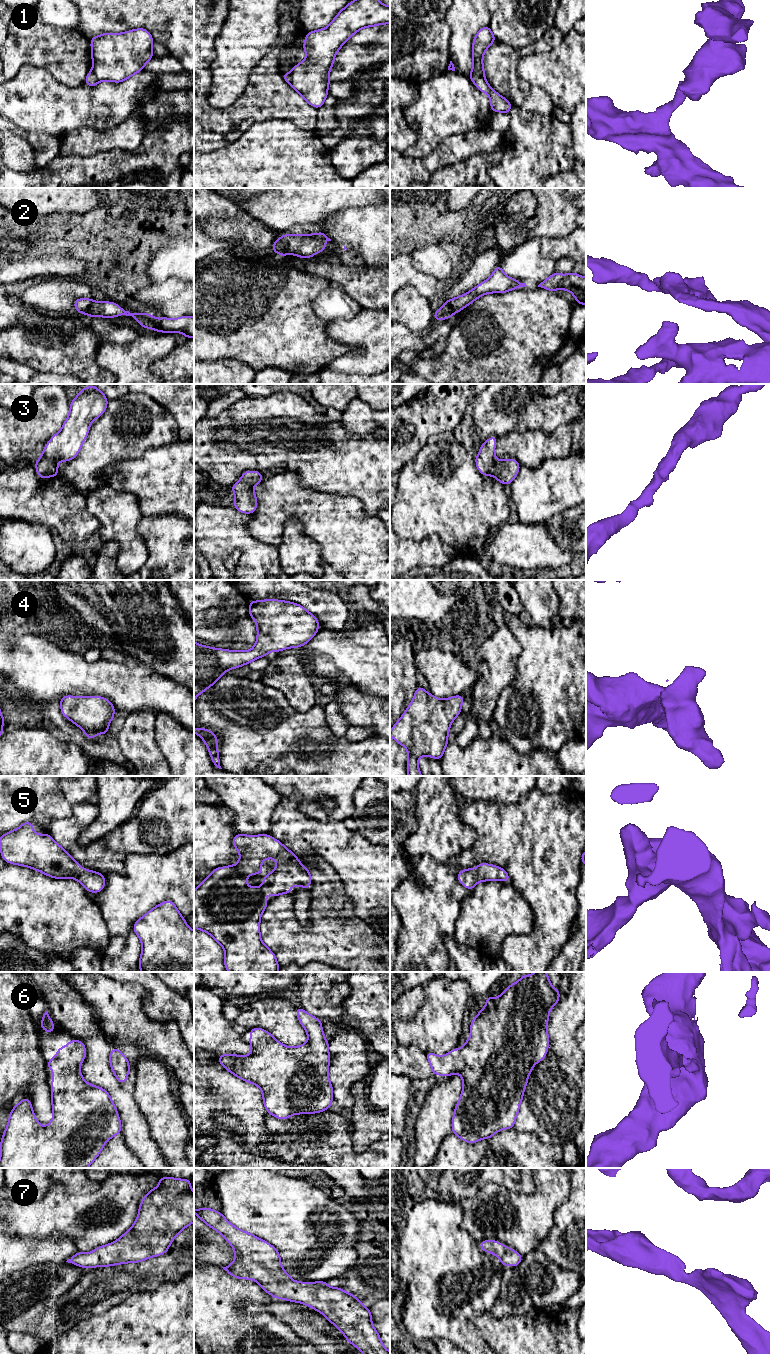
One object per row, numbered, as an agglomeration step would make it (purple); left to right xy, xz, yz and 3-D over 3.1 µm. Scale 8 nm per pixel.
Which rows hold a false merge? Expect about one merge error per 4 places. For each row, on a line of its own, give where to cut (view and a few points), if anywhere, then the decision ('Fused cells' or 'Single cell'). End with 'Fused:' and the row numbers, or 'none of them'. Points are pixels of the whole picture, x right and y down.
1: Split along yz (470, 77), (482, 76), (484, 78). Fused cells
2: No split. Single cell
3: No split. Single cell
4: No split. Single cell
5: No split. Single cell
6: No split. Single cell
7: No split. Single cell
Fused: 1

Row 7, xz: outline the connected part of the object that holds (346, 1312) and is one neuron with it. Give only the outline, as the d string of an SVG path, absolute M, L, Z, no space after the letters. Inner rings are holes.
M194 1208L194 1213L206 1225L222 1235L234 1249L234 1262L222 1267L229 1275L238 1279L254 1280L274 1298L302 1303L322 1313L362 1354L390 1354L390 1351L383 1346L379 1333L373 1327L370 1309L365 1307L355 1295L345 1292L340 1287L329 1287L326 1281L294 1281L282 1268L280 1253L274 1246L249 1232L238 1229L228 1222L222 1213L213 1209Z

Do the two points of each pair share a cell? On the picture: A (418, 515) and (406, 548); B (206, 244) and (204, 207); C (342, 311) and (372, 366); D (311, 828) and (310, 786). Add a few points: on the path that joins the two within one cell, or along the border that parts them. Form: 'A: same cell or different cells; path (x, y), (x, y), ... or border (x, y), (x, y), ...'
A: different cells; border (433, 534), (420, 541), (400, 537)
B: different cells; border (204, 230), (215, 239), (227, 241)
C: different cells; border (362, 308), (350, 318), (338, 318), (327, 322)
D: different cells; border (301, 797), (302, 812), (321, 822), (334, 822)

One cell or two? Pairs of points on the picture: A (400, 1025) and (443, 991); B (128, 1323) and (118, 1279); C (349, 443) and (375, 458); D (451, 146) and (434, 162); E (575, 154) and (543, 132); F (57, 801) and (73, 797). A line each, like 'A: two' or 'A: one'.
A: one
B: two
C: one
D: one
E: two
F: two

